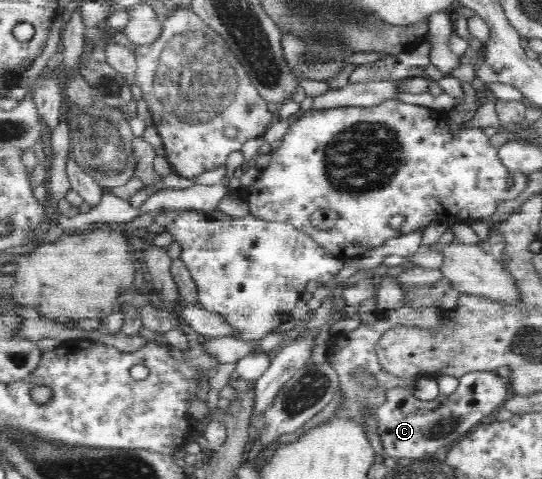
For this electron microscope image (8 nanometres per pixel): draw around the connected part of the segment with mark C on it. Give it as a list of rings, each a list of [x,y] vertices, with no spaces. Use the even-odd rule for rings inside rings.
[[[496,371],[464,373],[459,377],[459,387],[451,395],[436,397],[431,401],[415,399],[409,395],[409,387],[395,387],[381,393],[380,407],[375,409],[377,433],[379,433],[385,457],[426,460],[445,445],[463,439],[483,417],[491,415],[499,405],[511,396],[508,380]]]

